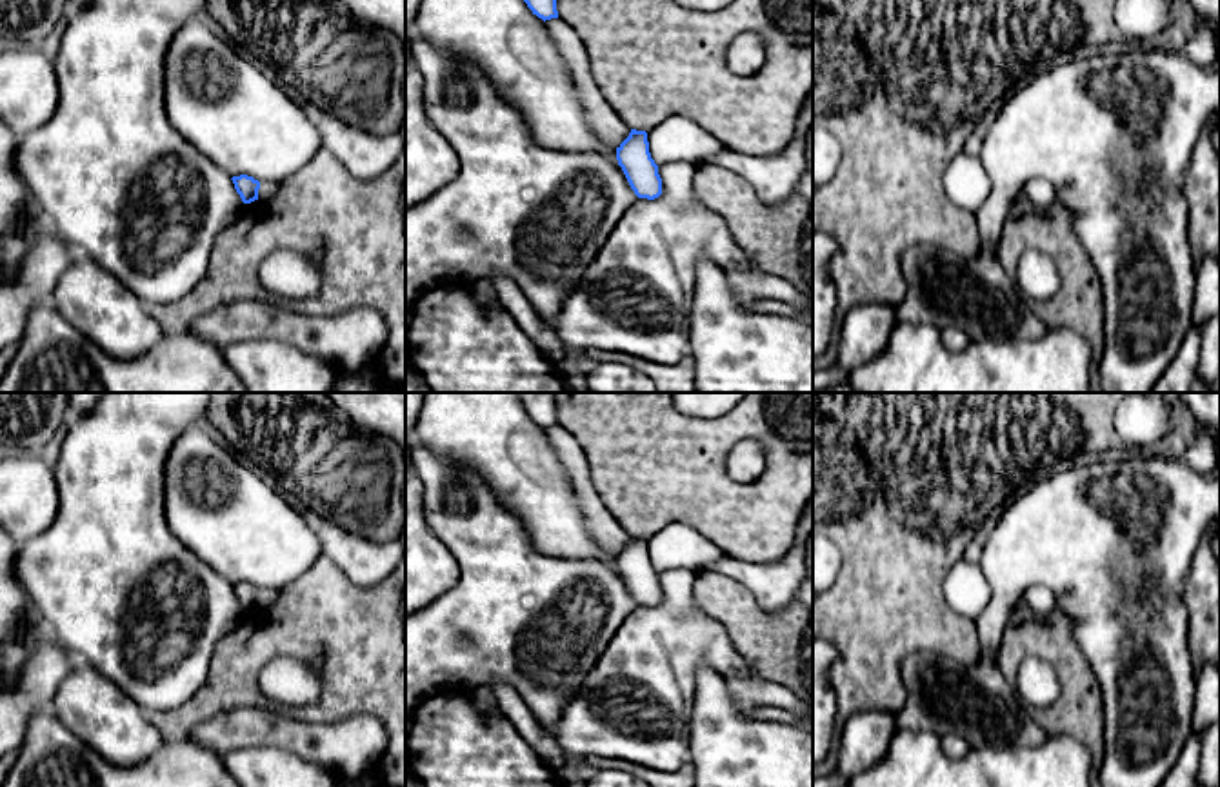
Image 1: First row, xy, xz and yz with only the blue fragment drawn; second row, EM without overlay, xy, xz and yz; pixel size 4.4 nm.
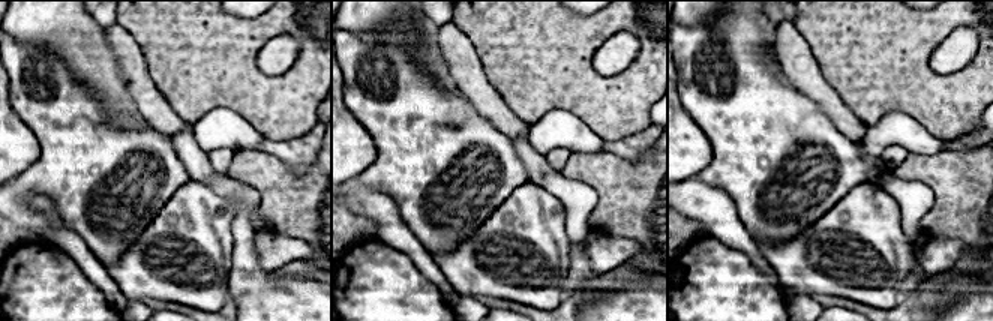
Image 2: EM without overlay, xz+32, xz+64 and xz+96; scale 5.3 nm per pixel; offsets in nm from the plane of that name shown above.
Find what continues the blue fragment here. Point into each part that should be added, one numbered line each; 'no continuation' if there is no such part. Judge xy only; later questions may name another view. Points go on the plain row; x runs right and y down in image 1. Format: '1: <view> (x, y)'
1: xy (268, 597)

